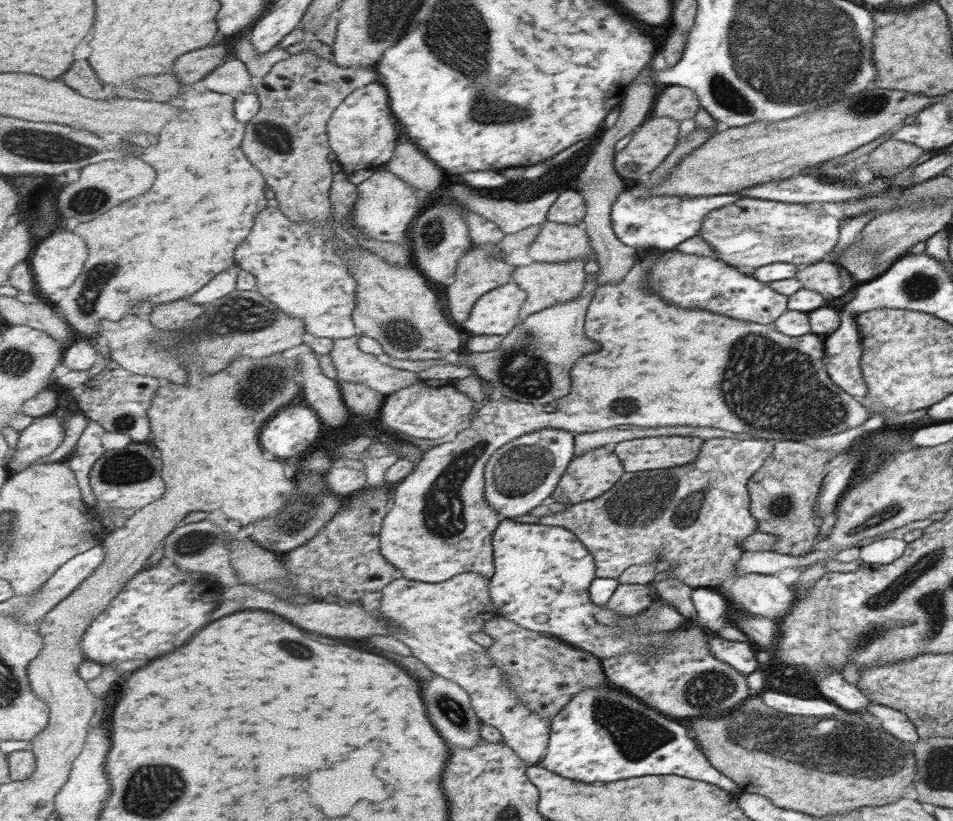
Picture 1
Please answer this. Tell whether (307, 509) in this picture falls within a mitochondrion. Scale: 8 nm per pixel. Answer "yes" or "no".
yes

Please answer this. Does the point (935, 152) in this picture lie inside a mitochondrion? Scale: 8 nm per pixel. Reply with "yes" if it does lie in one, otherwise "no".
no

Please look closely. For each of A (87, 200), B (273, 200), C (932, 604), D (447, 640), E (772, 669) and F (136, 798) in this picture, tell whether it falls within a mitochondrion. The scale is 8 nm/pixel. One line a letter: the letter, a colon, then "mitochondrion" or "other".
A: mitochondrion
B: other
C: mitochondrion
D: other
E: other
F: mitochondrion

